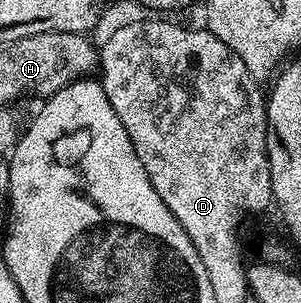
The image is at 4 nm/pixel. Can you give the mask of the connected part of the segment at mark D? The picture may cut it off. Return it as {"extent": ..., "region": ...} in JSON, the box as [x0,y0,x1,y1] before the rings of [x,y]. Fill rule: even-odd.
{"extent":[98,17,273,253],"region":[[[151,17],[155,19],[135,19],[132,23],[123,23],[104,43],[99,52],[98,70],[103,71],[101,82],[105,89],[105,97],[109,97],[109,105],[113,105],[113,113],[121,117],[121,125],[125,125],[125,133],[129,133],[129,141],[133,141],[133,149],[137,157],[141,157],[141,165],[145,165],[145,173],[149,173],[149,181],[153,181],[153,189],[169,205],[173,217],[181,221],[185,233],[193,241],[197,253],[201,251],[237,251],[244,252],[244,244],[239,240],[239,226],[246,215],[255,215],[273,203],[271,193],[271,170],[267,156],[267,101],[260,80],[254,79],[245,69],[245,61],[218,39],[212,31],[195,27],[182,27],[179,23],[170,23],[167,17]]]}

